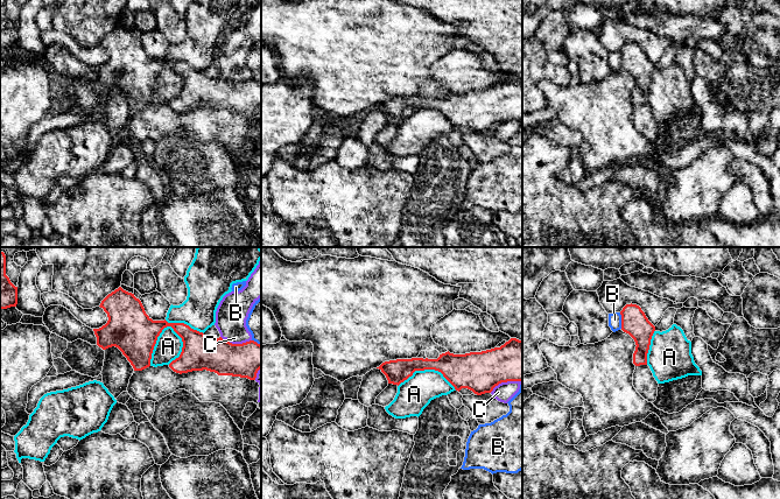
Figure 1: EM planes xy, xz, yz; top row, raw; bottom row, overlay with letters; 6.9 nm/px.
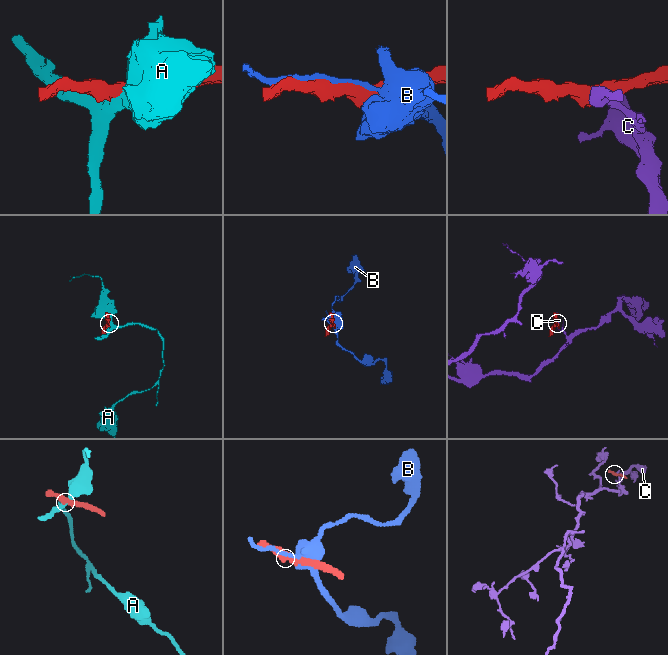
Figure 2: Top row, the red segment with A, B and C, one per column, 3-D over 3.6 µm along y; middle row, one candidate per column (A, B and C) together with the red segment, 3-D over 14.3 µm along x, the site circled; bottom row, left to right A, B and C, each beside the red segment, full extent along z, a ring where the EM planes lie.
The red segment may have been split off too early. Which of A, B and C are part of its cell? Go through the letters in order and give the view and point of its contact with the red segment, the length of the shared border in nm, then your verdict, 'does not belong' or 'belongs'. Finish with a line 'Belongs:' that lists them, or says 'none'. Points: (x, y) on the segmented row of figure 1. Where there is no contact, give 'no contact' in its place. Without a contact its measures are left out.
A: contact xy (155, 343); length 320 nm; does not belong
B: contact yz (622, 321); length 110 nm; does not belong
C: contact xy (236, 344); length 220 nm; does not belong
Belongs: none

